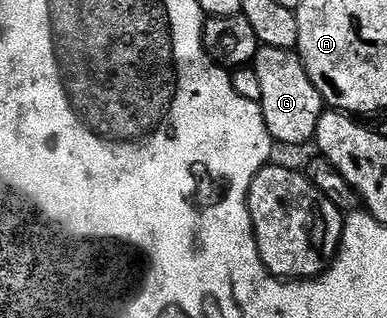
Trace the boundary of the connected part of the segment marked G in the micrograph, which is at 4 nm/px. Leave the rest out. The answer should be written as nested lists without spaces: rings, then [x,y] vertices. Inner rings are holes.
[[[262,46],[259,47],[258,57],[254,59],[252,67],[264,89],[260,103],[270,137],[279,145],[306,144],[309,140],[311,143],[318,135],[324,101],[312,78],[308,78],[301,59],[293,51],[285,52],[279,48]]]

